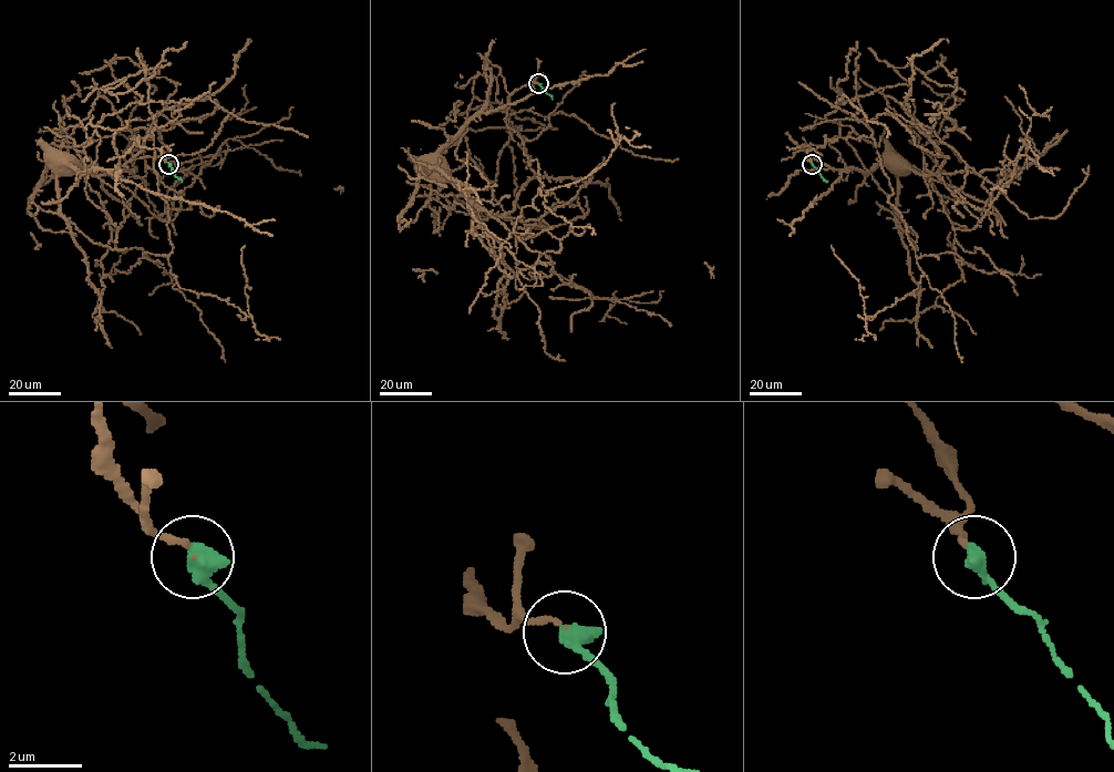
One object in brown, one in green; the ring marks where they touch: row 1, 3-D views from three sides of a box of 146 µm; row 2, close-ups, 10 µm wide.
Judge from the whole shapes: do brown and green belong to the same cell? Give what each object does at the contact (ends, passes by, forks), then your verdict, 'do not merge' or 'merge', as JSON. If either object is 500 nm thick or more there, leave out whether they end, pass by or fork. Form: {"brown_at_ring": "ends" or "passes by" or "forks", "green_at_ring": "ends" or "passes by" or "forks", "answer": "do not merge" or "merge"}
{"answer": "merge"}

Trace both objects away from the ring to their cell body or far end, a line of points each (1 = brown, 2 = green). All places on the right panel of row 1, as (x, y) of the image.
1: (812, 164), (812, 147), (873, 134), (858, 96), (825, 117), (853, 129), (846, 142), (863, 171), (898, 166)
2: (812, 164), (827, 182)

